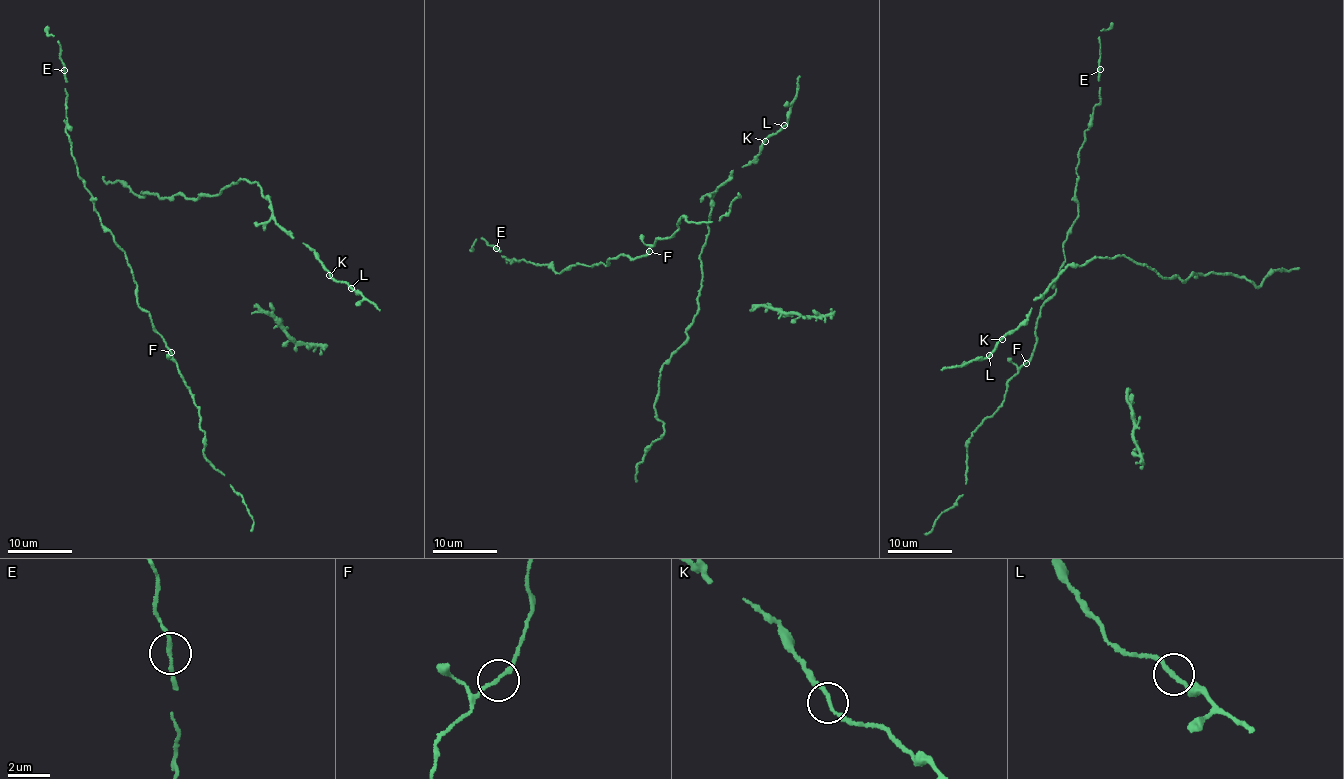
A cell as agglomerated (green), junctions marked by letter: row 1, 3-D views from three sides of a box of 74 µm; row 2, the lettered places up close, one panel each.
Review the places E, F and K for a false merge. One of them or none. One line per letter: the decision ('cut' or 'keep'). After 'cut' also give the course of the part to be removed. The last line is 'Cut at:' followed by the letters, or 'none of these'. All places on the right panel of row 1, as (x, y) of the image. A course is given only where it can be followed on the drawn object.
E: keep
F: keep
K: keep
Cut at: none of these

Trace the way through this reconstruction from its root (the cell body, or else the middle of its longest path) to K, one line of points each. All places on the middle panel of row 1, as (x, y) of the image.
K: (701, 201), (726, 181), (731, 171), (752, 161), (765, 141)

